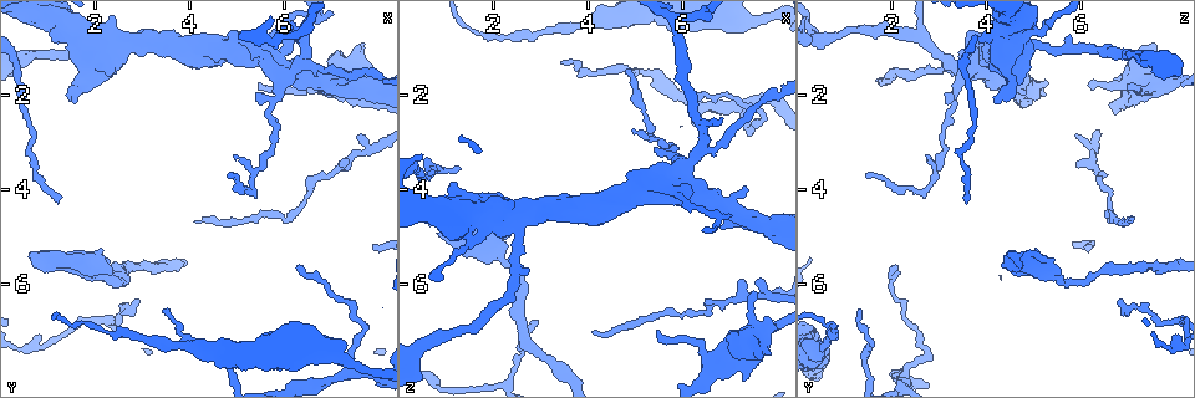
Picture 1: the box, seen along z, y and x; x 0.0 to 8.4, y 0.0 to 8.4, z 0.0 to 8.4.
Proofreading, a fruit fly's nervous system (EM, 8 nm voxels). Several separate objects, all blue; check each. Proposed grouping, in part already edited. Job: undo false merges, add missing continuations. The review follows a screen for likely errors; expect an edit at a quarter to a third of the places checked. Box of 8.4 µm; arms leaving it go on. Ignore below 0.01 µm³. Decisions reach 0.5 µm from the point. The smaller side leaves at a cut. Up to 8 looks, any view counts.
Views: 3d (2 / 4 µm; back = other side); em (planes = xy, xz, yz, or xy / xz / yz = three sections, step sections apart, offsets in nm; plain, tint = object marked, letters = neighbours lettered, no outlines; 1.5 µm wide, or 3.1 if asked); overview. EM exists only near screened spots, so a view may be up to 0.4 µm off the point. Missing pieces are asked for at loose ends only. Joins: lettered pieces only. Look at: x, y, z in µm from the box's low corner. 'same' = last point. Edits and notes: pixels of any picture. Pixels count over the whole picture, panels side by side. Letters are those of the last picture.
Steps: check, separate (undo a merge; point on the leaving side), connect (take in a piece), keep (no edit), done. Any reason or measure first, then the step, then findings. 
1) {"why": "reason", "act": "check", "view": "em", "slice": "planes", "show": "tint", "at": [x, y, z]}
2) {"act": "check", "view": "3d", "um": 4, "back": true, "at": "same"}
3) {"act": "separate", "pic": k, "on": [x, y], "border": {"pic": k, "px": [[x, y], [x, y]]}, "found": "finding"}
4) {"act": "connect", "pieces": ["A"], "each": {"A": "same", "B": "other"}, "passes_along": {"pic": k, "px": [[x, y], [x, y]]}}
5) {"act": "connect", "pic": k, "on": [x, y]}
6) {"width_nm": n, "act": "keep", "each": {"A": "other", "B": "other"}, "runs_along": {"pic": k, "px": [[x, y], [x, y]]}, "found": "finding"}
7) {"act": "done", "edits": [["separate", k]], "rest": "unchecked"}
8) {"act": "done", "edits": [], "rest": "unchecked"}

{"why": "calibre changes", "act": "check", "view": "em", "slice": "planes", "show": "letters", "at": [5.85, 2.00, 3.40]}

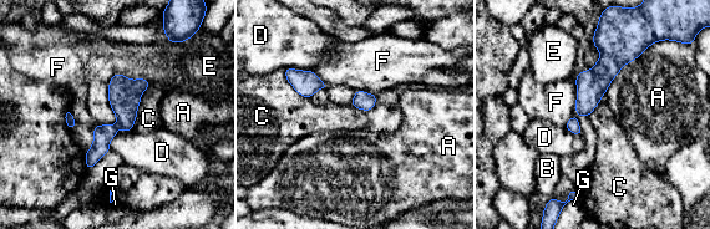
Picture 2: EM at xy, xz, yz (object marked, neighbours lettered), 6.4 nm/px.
{"act": "keep", "each": {"A": "other", "B": "other", "C": "other", "D": "other", "E": "other", "F": "other", "G": "other"}, "border": {"pic": 2, "px": [[284, 69], [288, 82], [309, 98]]}, "found": "continuous, no second neuron"}

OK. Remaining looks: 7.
{"why": "tapers out", "act": "check", "view": "em", "slice": "xz", "step": 8, "show": "letters", "at": [4.85, 3.65, 1.40]}

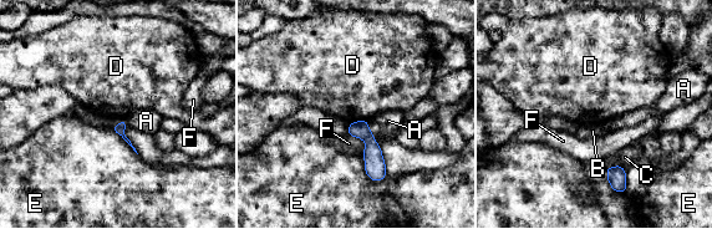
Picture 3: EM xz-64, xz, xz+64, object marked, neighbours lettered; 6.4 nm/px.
{"act": "keep", "each": {"A": "other", "B": "other", "C": "other", "D": "other", "E": "other", "F": "other"}, "found": "none of them fits"}

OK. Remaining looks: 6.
{"why": "thick turns thin", "act": "check", "view": "em", "slice": "planes", "show": "tint", "at": [2.50, 5.95, 5.70]}

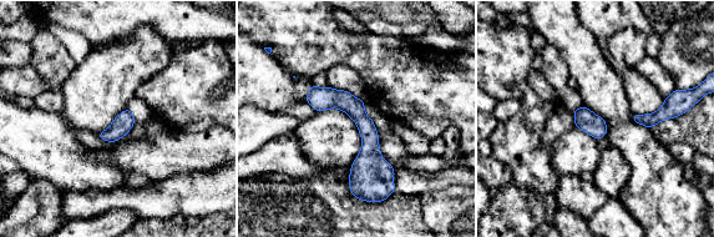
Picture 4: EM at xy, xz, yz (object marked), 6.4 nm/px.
{"act": "check", "view": "em", "slice": "planes", "show": "letters", "at": "same"}

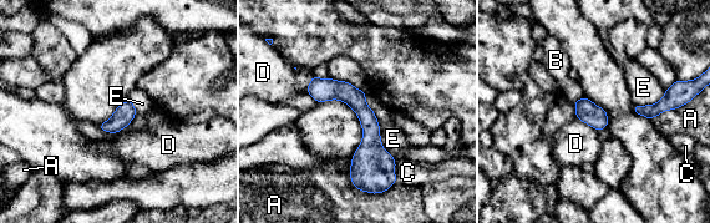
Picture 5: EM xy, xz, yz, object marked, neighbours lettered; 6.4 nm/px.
{"act": "keep", "each": {"A": "other", "B": "other", "C": "other", "D": "other", "E": "other"}, "border": {"pic": 5, "px": [[365, 92], [380, 143], [395, 162]]}, "found": "all the same neuron"}

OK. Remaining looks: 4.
{"act": "done", "edits": [], "rest": "unchecked"}

